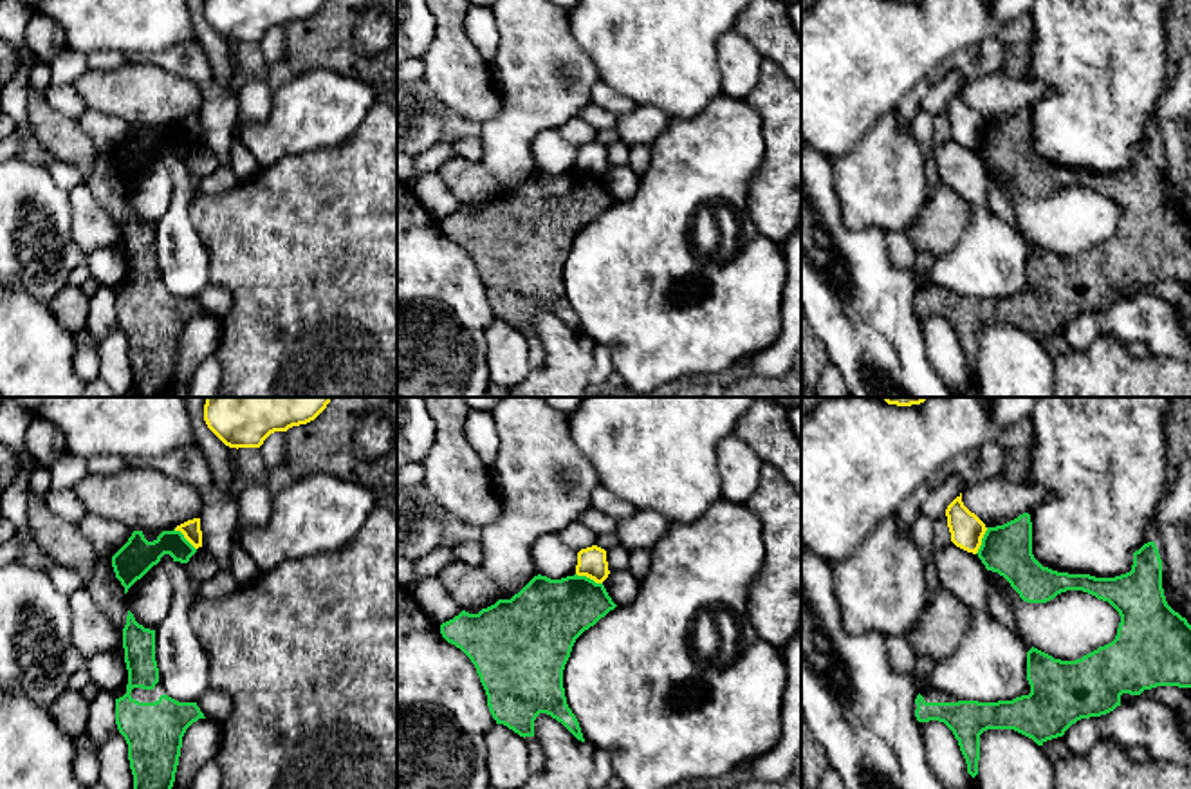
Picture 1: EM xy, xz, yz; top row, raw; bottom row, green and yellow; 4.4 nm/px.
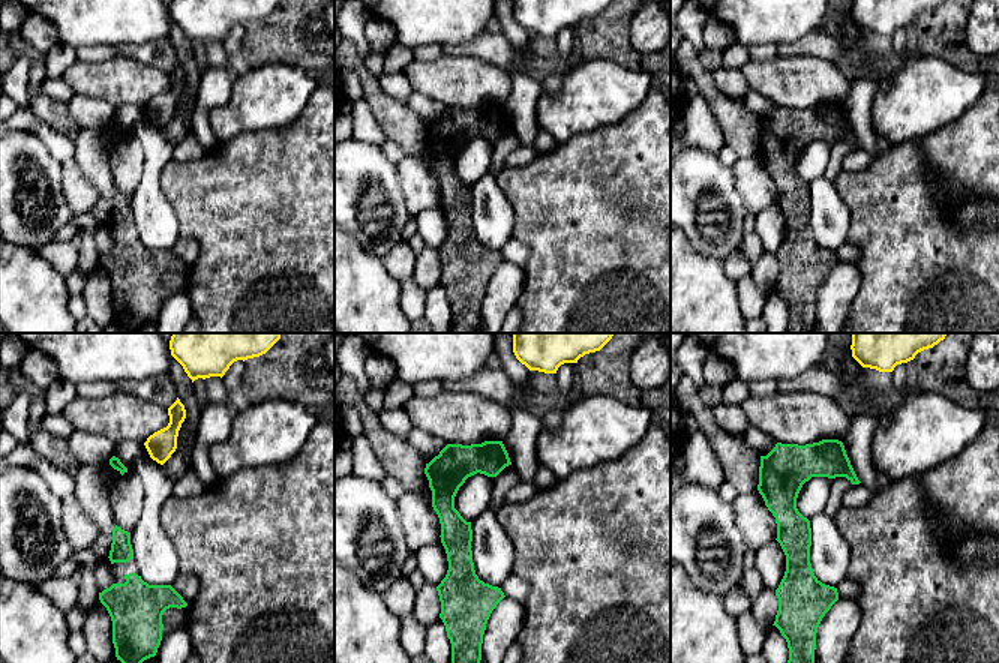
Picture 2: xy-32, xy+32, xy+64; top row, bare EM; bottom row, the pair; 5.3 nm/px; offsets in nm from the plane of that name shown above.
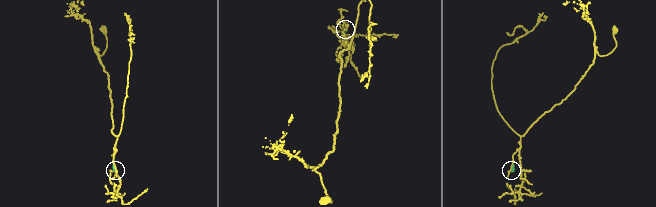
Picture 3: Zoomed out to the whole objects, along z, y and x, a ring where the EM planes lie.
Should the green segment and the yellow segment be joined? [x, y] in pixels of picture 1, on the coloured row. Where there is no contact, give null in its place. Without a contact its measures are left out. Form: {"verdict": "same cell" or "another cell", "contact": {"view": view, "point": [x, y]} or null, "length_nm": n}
{"verdict": "another cell", "contact": {"view": "xz", "point": [589, 578]}, "length_nm": 130}

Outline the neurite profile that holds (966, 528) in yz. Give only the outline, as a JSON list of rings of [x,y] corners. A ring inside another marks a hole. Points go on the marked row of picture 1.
[[[962,493],[947,506],[946,516],[951,542],[960,549],[976,554],[987,527],[964,506]]]

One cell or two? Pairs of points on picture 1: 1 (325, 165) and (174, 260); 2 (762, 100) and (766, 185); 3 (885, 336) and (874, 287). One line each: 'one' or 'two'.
1: two
2: one
3: one

